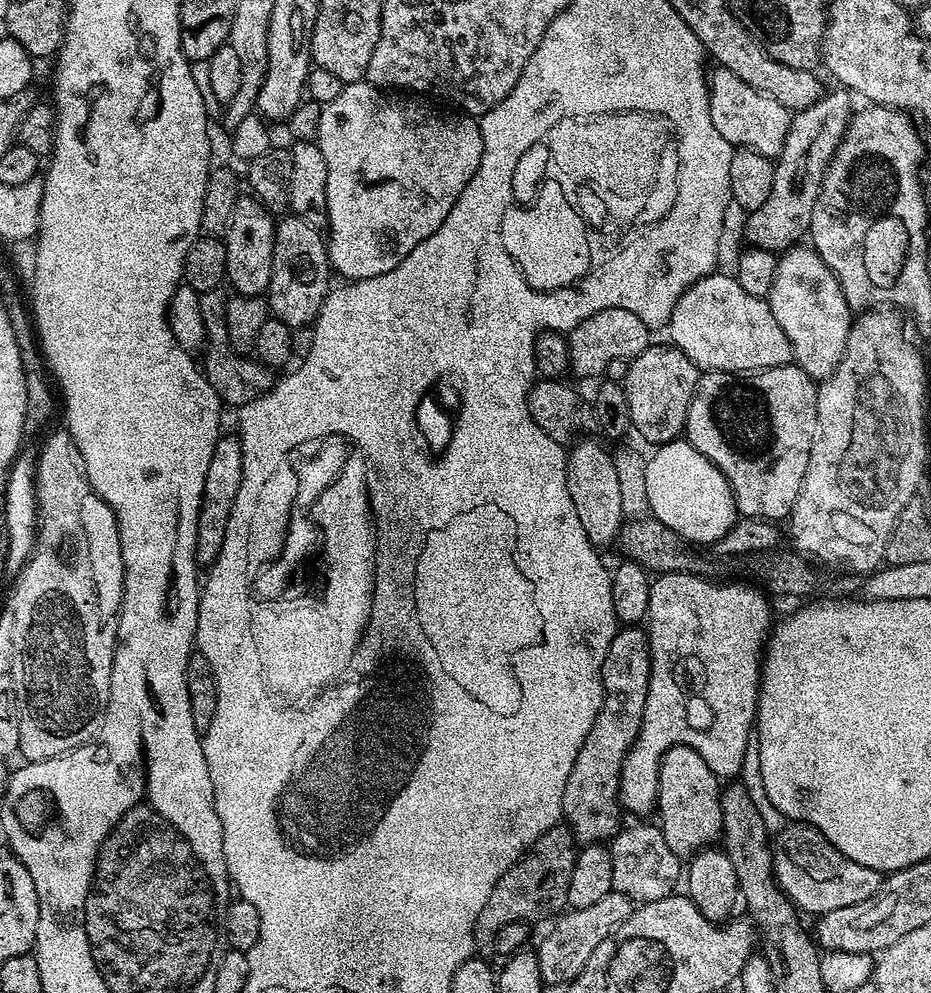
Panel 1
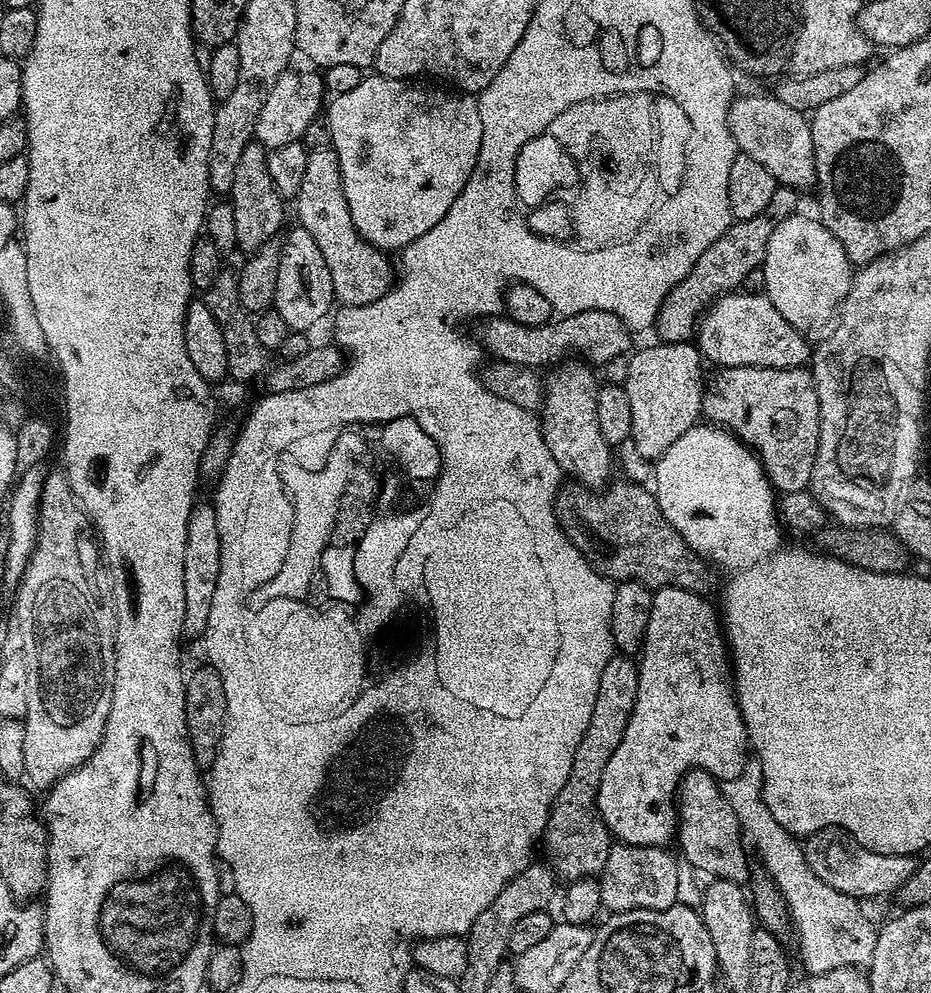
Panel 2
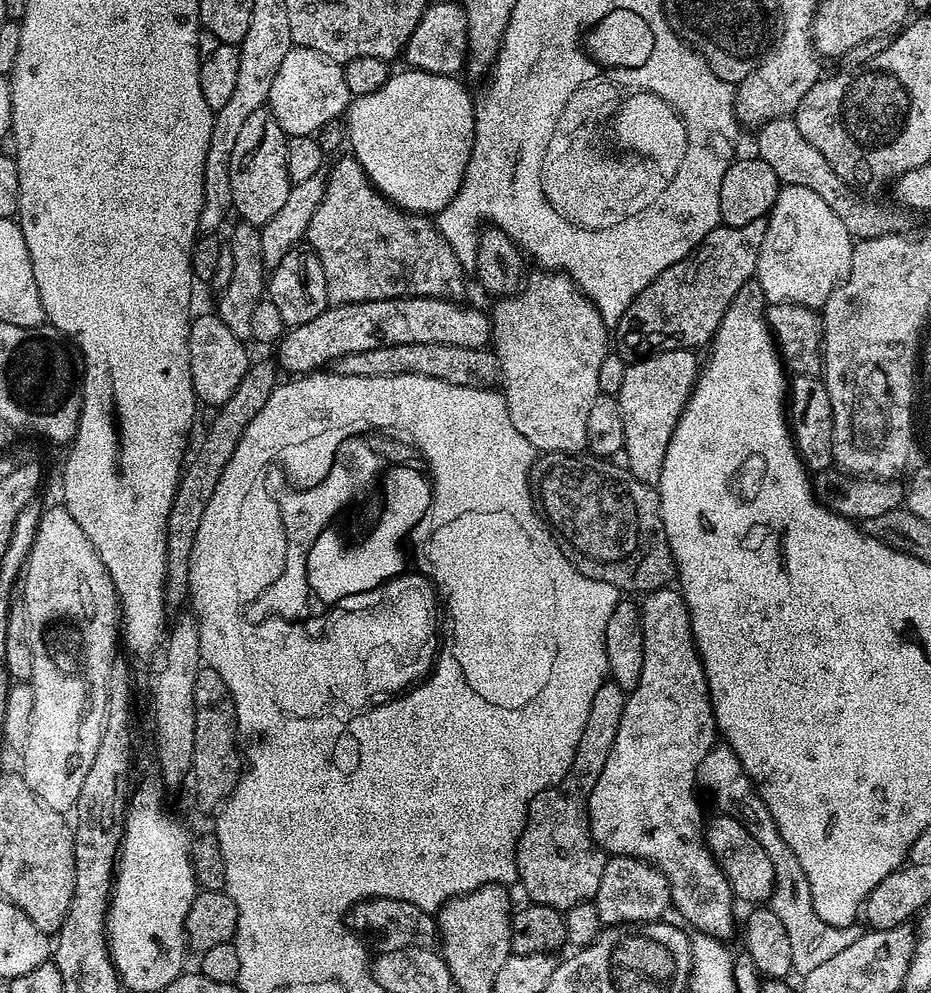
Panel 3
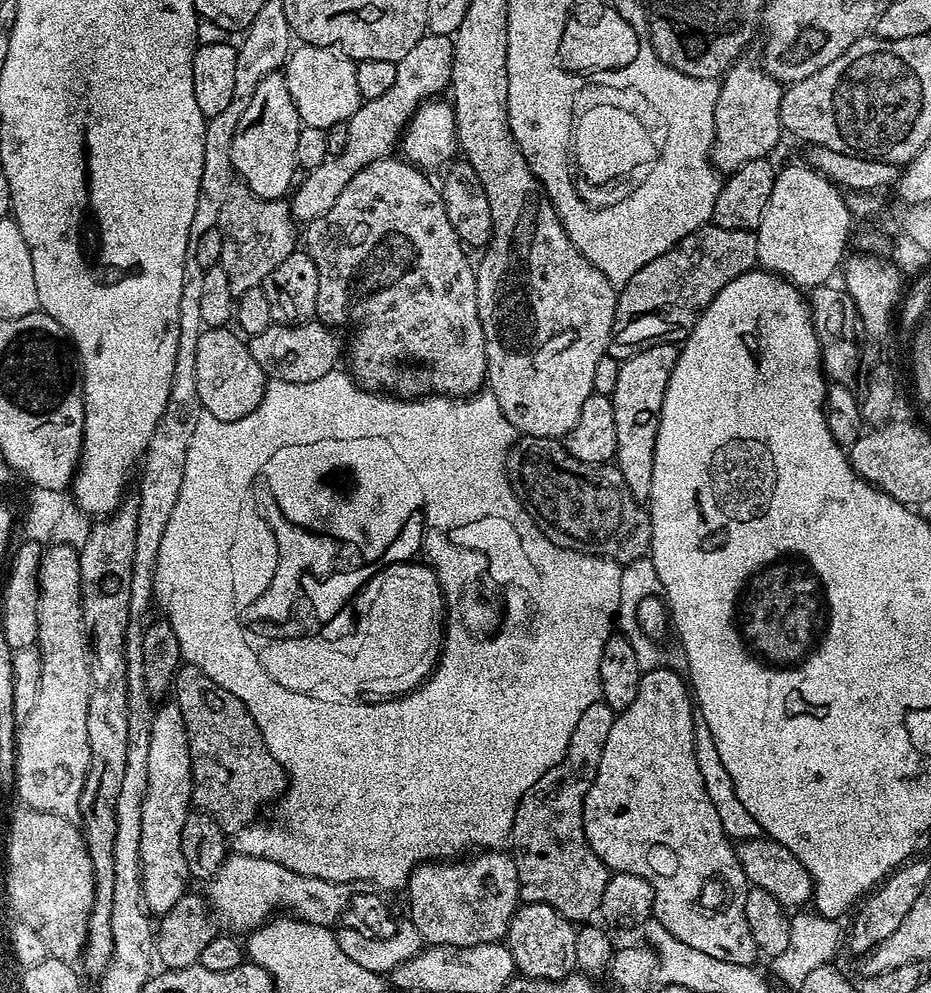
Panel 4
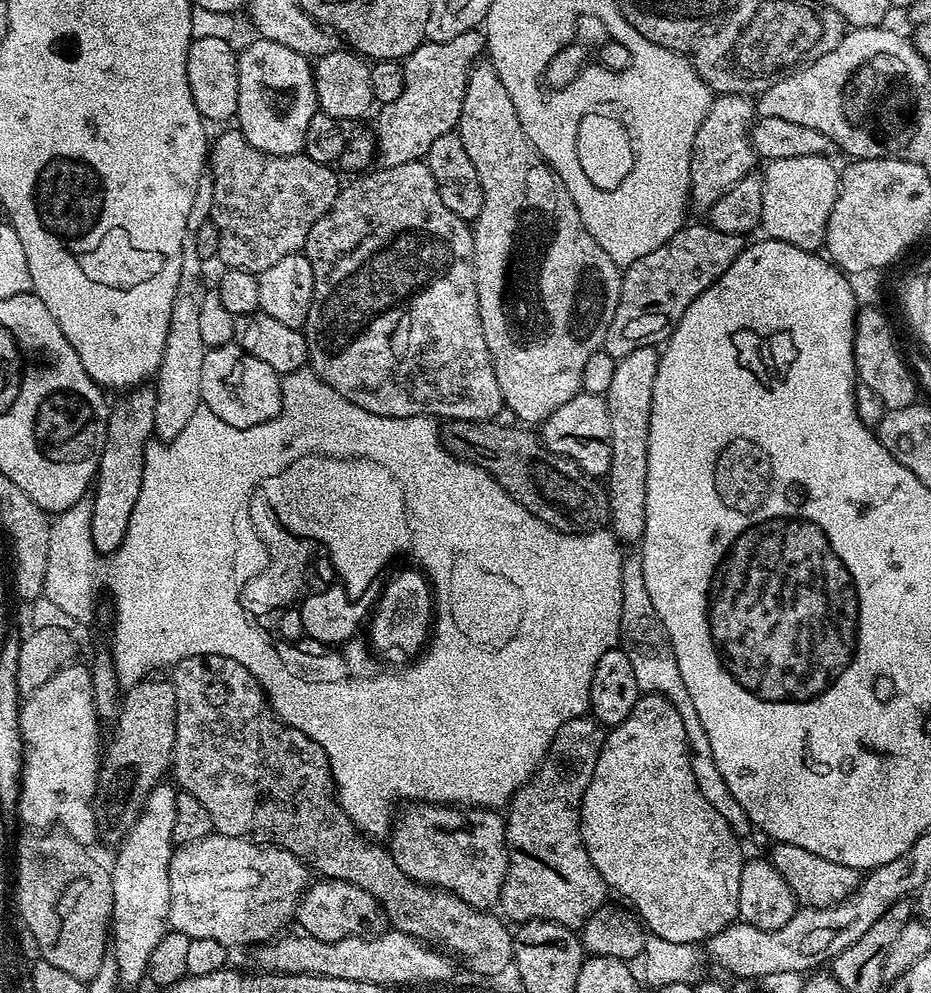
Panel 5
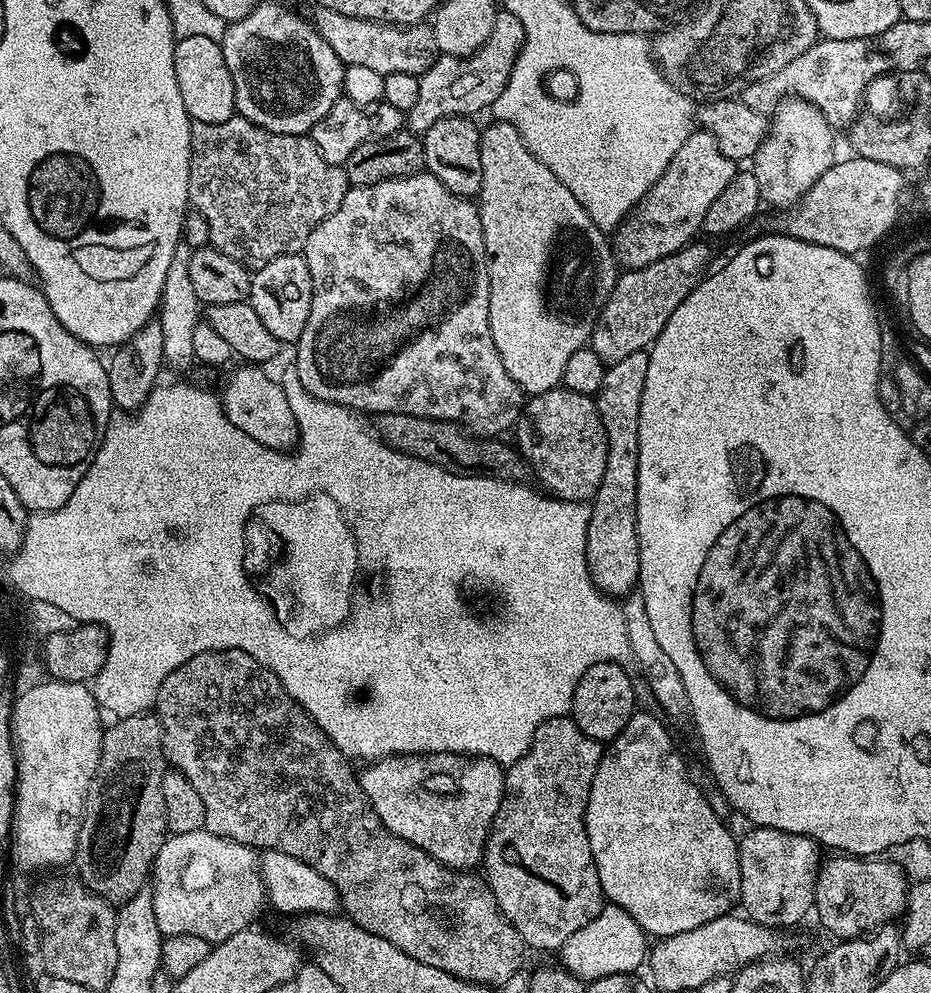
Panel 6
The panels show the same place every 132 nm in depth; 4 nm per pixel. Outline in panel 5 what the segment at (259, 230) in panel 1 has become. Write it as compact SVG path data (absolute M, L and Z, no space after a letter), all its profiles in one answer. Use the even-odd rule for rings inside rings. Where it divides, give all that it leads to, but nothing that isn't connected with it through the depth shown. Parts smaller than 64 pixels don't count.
M254 39L238 56L238 110L234 120L246 142L267 156L294 156L304 151L306 126L318 111L316 77L309 57L273 40Z

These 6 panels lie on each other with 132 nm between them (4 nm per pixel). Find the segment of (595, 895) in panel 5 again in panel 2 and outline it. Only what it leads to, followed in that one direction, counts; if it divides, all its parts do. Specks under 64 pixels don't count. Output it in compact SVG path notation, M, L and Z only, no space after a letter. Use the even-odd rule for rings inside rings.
M613 654L602 669L602 678L598 678L598 698L594 698L590 724L578 742L571 776L552 804L548 827L542 837L547 863L561 881L596 878L606 866L606 854L610 854L614 837L600 816L596 795L602 782L602 770L606 770L610 754L618 750L618 742L622 742L622 734L626 734L626 722L630 722L637 694L637 661L630 656Z

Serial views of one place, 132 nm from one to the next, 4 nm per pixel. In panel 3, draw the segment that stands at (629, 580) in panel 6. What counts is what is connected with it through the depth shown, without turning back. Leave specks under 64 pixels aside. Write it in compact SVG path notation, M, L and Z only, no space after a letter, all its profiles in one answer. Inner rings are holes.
M679 348L655 352L653 356L645 356L642 360L628 364L626 379L622 381L622 390L618 397L622 410L622 430L624 431L623 463L628 473L643 484L659 485L662 466L666 462L666 450L670 446L670 438L674 438L674 430L678 426L678 418L682 418L682 410L688 399L692 397L692 388L698 375L698 360L695 351Z

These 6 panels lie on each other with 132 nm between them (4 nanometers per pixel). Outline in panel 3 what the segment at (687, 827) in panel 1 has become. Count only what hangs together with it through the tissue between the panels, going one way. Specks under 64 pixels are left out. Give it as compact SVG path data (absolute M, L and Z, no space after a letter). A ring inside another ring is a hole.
M716 814L704 825L704 841L708 843L710 854L716 860L716 865L722 870L722 874L726 874L726 882L730 882L730 890L733 897L737 901L745 900L748 906L760 906L772 899L772 885L776 879L774 870L770 866L770 858L766 858L766 850L762 850L762 846L758 846L758 838L754 838L750 834L750 830L746 830L746 826L742 826L742 822L738 822L734 818L723 814Z

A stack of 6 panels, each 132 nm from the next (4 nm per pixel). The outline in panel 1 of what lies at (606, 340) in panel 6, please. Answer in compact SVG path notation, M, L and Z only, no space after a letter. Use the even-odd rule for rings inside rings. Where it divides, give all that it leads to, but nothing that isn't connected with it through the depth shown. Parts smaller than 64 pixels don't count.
M843 87L833 89L833 92L825 91L812 106L793 115L790 130L786 130L786 146L782 146L774 160L774 186L770 186L766 202L746 216L744 232L751 247L780 254L808 236L810 218L814 218L814 202L818 202L826 170L854 115L853 97Z

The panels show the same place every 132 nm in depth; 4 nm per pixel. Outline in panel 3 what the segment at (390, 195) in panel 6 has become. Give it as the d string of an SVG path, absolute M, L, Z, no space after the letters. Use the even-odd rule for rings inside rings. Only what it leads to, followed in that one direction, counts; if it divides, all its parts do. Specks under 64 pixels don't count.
M340 154L326 172L322 202L308 223L307 247L315 252L326 274L328 299L333 305L399 296L460 298L464 292L465 265L458 262L450 242L436 228L435 219L418 212L406 212L381 196L368 180L355 156Z

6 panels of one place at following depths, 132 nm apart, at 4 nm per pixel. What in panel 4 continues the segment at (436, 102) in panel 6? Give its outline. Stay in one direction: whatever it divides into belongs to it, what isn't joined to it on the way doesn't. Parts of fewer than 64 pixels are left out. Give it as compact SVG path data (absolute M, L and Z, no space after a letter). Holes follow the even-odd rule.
M425 34L407 52L406 58L396 61L394 82L386 94L378 98L363 101L360 107L346 121L344 132L344 149L337 156L329 156L322 162L322 166L311 169L304 181L301 179L295 185L290 196L292 219L297 222L307 222L326 214L334 202L338 202L338 194L370 162L382 160L393 155L401 143L404 129L408 121L421 104L439 97L440 92L449 87L452 82L452 40L447 36Z

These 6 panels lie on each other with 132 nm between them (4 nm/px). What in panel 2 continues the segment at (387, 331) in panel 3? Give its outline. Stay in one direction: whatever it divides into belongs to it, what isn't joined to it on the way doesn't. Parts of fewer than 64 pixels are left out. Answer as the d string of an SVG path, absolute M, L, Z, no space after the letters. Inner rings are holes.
M606 310L569 312L533 328L514 322L507 315L497 314L487 317L480 326L478 343L487 355L489 352L497 361L521 364L533 370L541 370L540 368L544 367L547 369L569 358L583 358L589 365L603 366L610 362L610 358L628 356L633 347L633 333L616 314L610 314Z

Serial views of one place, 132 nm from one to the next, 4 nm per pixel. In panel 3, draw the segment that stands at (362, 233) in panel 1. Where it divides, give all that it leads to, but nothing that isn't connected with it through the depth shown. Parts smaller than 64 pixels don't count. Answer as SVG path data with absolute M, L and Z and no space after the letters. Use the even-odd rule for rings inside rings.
M403 71L397 76L396 73L389 75L388 81L374 90L374 94L357 96L351 101L346 111L346 144L381 196L406 212L435 214L452 201L462 186L476 133L476 104L474 96L472 100L456 76Z

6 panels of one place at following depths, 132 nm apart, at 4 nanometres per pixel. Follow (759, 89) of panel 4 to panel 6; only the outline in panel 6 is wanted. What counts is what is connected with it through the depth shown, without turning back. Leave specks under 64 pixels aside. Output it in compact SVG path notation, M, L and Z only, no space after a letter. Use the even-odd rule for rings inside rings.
M693 130L688 141L678 149L674 158L670 158L670 166L666 166L662 178L658 178L656 185L640 199L640 203L636 205L628 219L615 229L614 255L617 261L625 269L650 266L650 262L658 262L658 258L666 258L666 254L674 254L679 248L685 248L693 243L697 239L696 231L699 233L703 229L706 210L710 210L714 198L718 198L718 194L722 194L726 186L730 186L737 171L737 161L722 154L722 146L718 146L718 142L709 132Z

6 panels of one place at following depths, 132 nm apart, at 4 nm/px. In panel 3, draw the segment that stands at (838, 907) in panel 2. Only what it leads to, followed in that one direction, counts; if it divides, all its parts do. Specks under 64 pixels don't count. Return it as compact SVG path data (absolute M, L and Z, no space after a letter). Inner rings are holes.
M713 746L698 766L696 782L699 791L712 799L717 813L742 822L742 826L746 826L746 830L750 830L750 834L758 838L758 846L766 850L766 858L770 858L770 866L776 875L770 907L774 914L778 914L778 919L786 930L786 938L790 938L792 966L797 973L803 974L822 966L822 962L834 958L834 954L846 950L850 942L858 939L862 934L859 927L829 926L827 922L822 922L822 918L818 918L818 914L814 914L814 902L810 898L810 882L806 882L806 873L802 871L798 858L794 858L794 850L790 850L790 846L786 846L782 839L782 834L778 834L774 818L768 815L755 784L746 774L742 762L738 762L732 748Z

